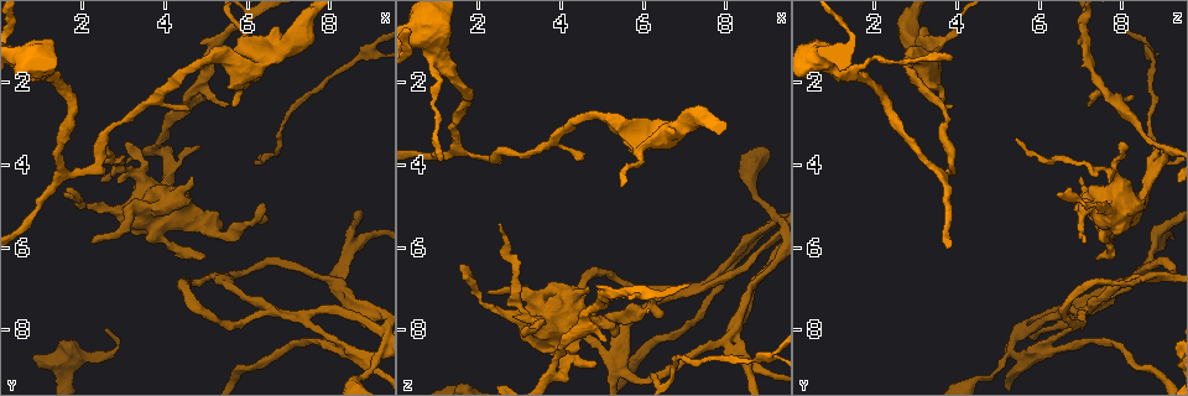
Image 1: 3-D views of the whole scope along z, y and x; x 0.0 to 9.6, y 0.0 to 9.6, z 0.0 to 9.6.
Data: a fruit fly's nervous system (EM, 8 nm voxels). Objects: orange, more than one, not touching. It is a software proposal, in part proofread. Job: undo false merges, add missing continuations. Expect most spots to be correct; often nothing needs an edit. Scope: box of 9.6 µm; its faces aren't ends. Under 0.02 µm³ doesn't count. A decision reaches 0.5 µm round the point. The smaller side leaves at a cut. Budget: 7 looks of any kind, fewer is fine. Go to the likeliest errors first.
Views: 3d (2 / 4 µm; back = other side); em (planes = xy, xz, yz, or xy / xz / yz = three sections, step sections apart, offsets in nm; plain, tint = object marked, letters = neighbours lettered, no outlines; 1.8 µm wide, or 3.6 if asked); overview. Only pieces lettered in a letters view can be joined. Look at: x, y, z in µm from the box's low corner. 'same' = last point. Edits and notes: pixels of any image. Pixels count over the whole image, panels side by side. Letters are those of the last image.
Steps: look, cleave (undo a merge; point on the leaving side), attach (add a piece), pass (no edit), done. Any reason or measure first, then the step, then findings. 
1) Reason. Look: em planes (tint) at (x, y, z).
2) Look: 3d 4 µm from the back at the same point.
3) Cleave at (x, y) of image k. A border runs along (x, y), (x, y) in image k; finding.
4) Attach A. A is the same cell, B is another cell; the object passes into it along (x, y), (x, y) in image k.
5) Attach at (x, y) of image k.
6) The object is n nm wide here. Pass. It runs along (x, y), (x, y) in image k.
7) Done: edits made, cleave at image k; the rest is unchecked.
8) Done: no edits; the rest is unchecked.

Arms part here. Look: 3d 2 µm at (8.15, 6.85, 8.20).

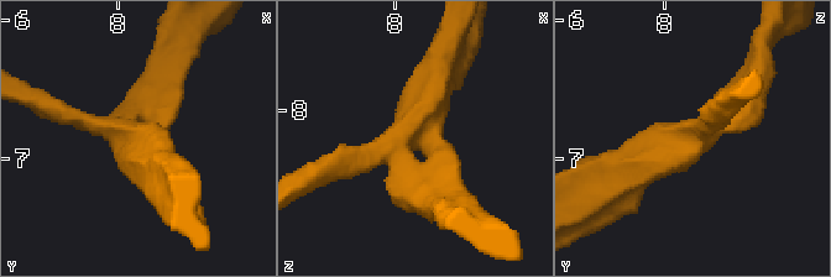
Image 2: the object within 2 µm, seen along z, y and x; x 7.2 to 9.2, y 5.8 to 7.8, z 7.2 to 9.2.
3 arms meet here; the arms are 170, 220, 280 nm wide; need the tissue. Look: em planes (letters) at (8.10, 6.82, 8.16).

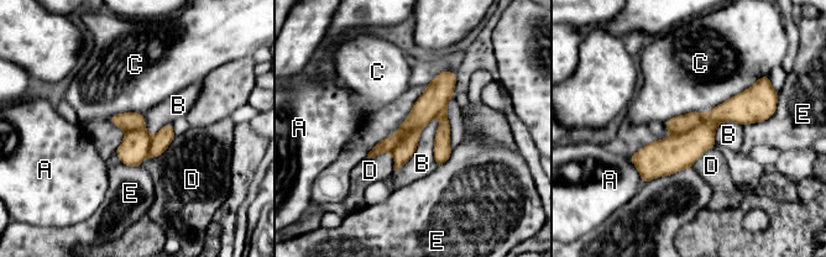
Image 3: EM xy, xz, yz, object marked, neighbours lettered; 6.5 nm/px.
The longest contact is with C, 700 nm. Pass. A, B, C, D and E are other cells; a border runs along (438, 115), (393, 171) in image 3; all the same neuron.

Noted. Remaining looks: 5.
Arms run side by side. Look: 3d 2 µm from the back at (8.35, 8.50, 6.10).

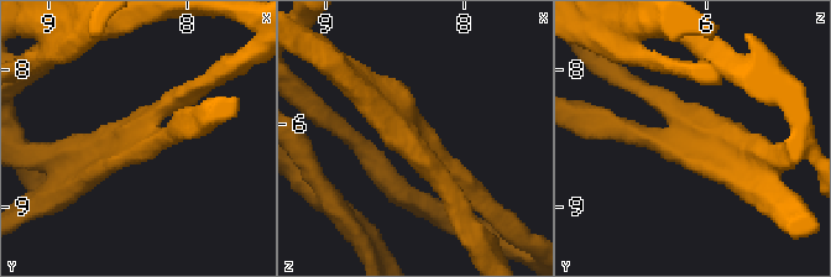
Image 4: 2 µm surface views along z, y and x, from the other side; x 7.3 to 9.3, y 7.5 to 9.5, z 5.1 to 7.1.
Need the tissue. Look: em planes (letters) at (8.38, 8.48, 6.06).

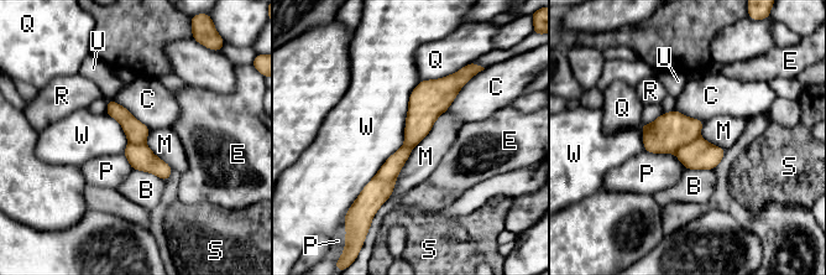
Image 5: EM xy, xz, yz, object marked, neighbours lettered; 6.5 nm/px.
Pass. B, C, E, M, P, Q, R, S, U and W are other cells; a border runs along (421, 81), (404, 143), (354, 202) in image 5; one neuron here.

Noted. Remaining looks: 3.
Three-way junction. Look: em 3.6 µm planes (tint) at (6.75, 7.60, 7.10).

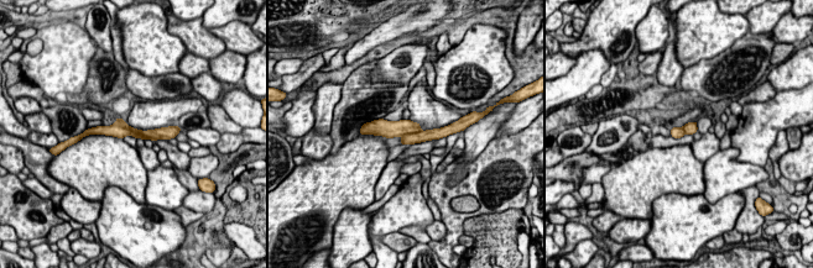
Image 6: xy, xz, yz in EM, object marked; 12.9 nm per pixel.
Look: em 3.6 µm planes (letters) at the same point.

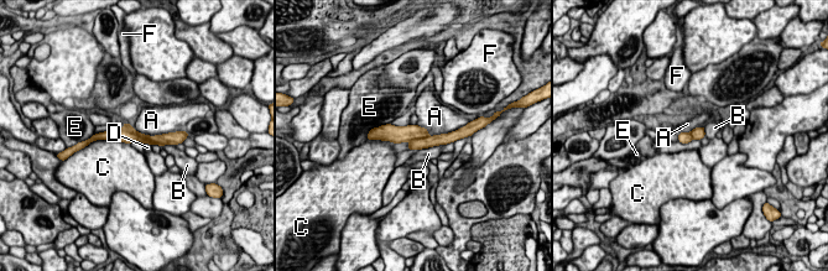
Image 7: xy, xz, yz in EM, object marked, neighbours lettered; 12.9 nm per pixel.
Pass. A, B, C, D, E and F are other cells; a border runs along (131, 124), (150, 135), (178, 131) in image 7; one neuron here.

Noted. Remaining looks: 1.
Done: no edits; the rest is unchecked.

